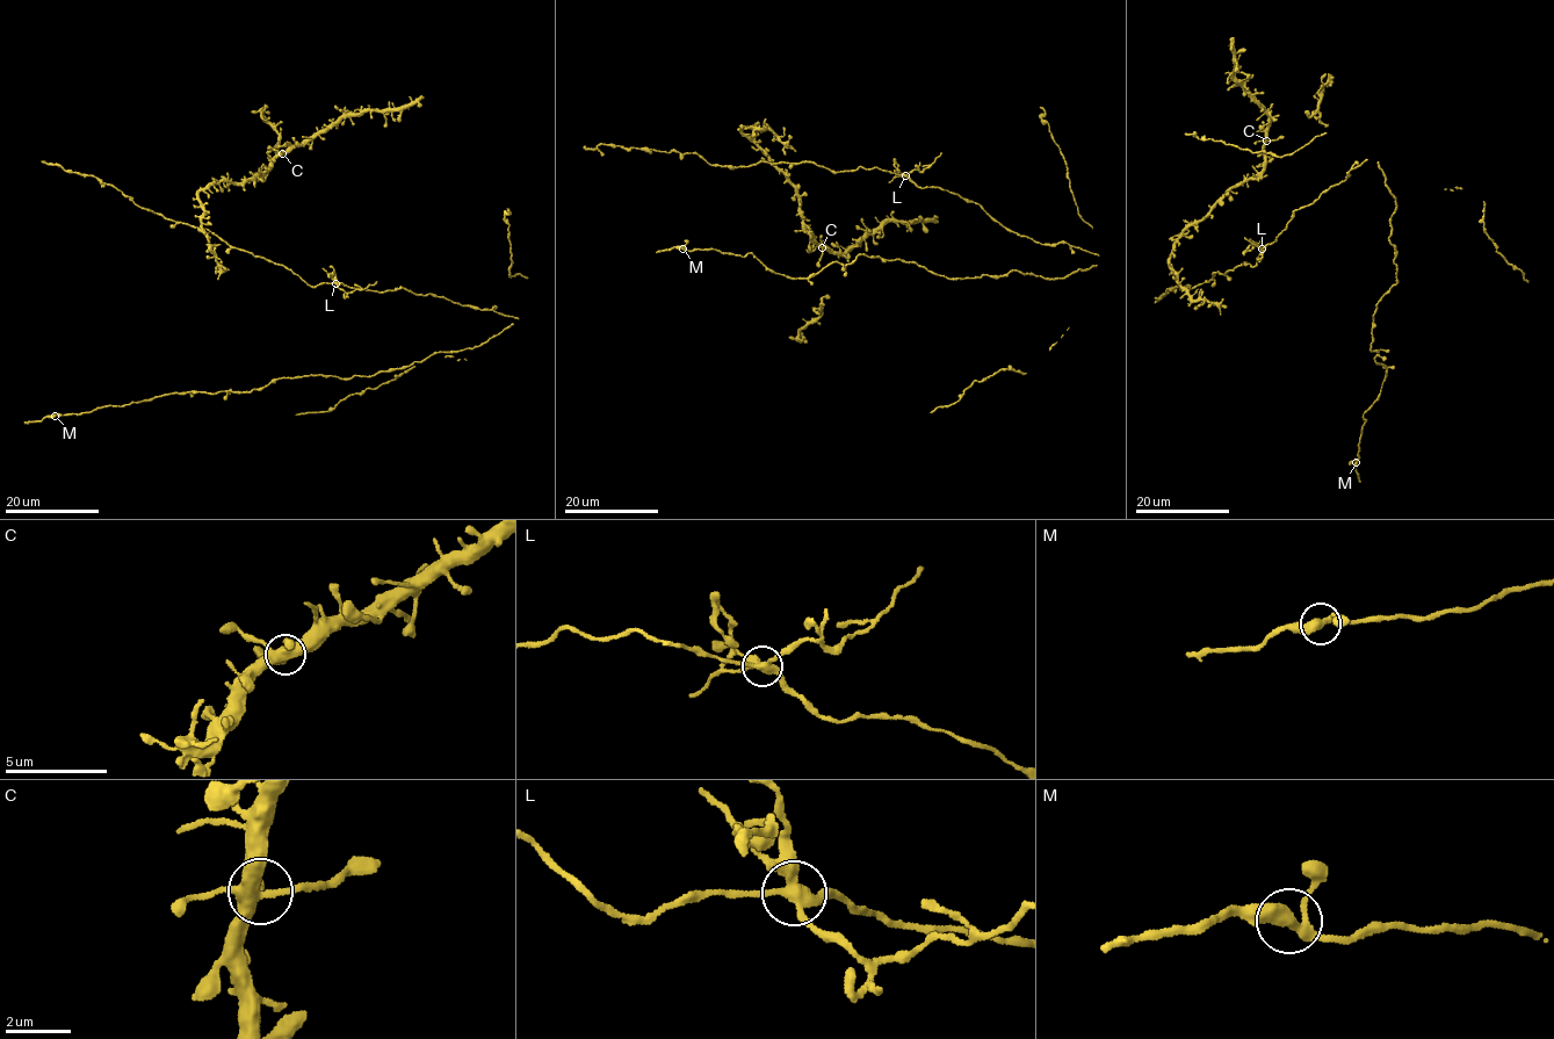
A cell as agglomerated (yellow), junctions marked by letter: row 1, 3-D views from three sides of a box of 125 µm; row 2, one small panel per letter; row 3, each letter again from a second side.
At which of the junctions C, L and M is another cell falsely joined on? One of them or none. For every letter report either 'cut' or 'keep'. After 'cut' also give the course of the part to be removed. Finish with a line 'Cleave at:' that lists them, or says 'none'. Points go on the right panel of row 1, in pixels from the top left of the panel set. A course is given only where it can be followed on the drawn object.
C: keep
L: cut; course (1262, 249), (1260, 254), (1260, 247), (1244, 237)
M: keep
Cleave at: L

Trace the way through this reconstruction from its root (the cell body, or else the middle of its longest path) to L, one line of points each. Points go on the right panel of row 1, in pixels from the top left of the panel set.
L: (1314, 203), (1295, 210), (1274, 242), (1262, 249)

